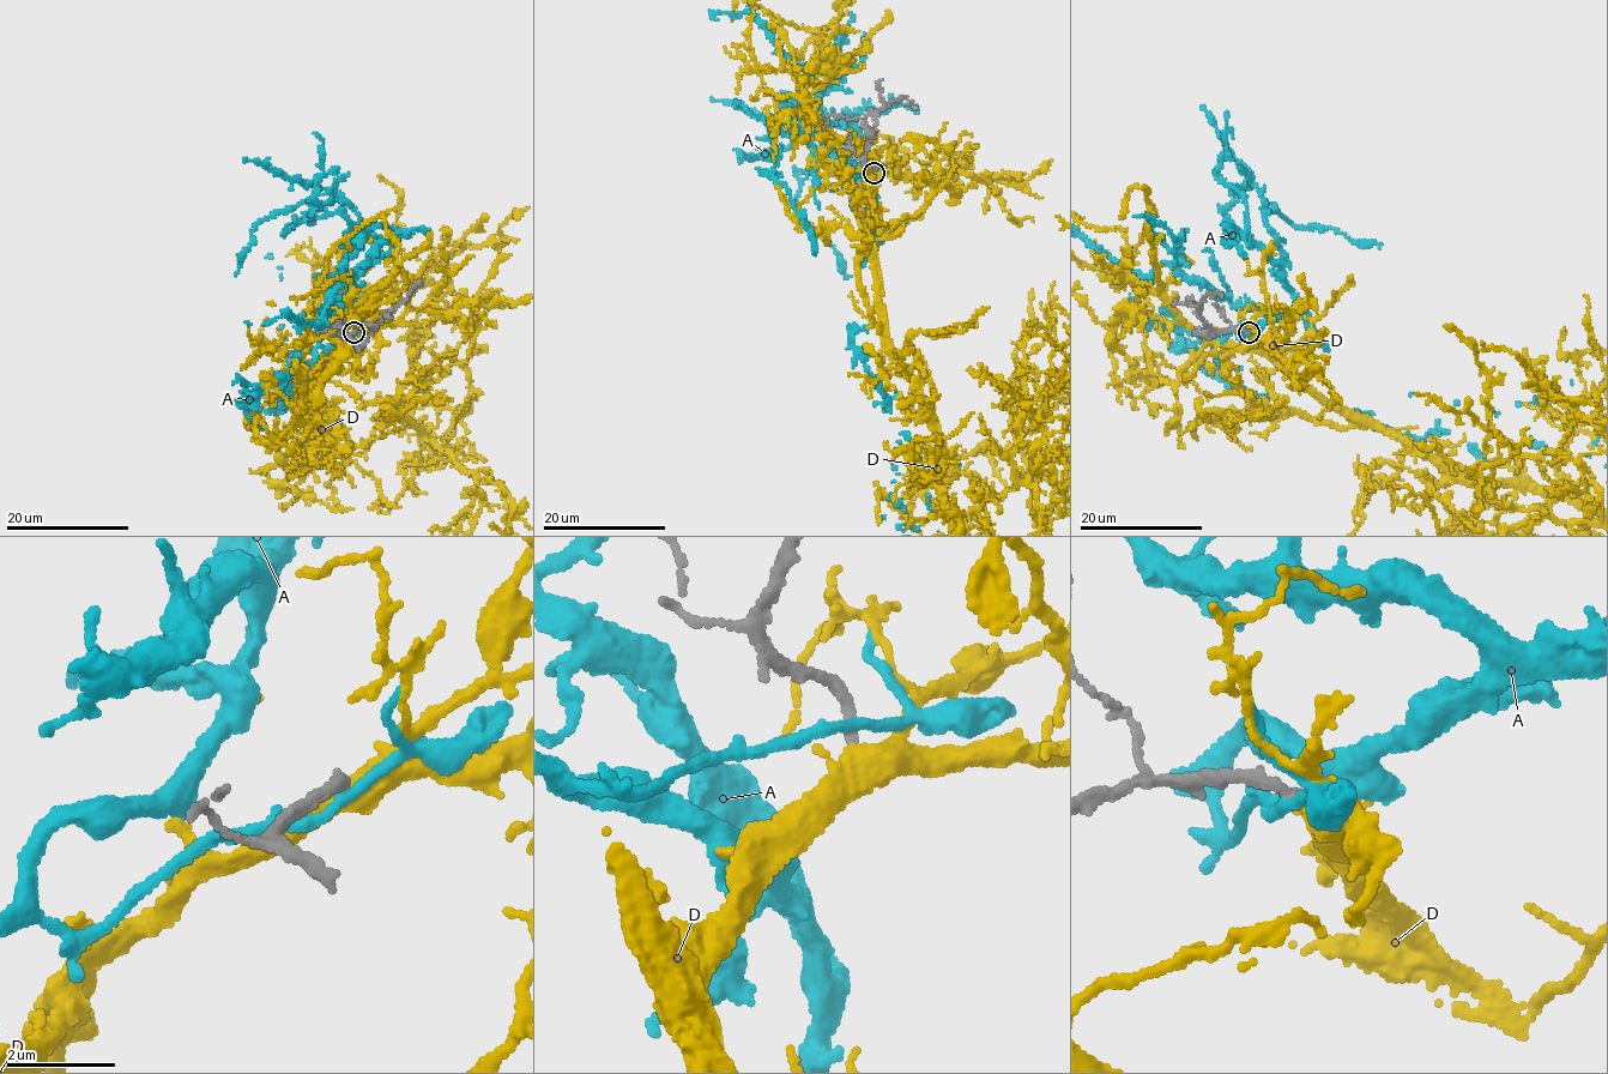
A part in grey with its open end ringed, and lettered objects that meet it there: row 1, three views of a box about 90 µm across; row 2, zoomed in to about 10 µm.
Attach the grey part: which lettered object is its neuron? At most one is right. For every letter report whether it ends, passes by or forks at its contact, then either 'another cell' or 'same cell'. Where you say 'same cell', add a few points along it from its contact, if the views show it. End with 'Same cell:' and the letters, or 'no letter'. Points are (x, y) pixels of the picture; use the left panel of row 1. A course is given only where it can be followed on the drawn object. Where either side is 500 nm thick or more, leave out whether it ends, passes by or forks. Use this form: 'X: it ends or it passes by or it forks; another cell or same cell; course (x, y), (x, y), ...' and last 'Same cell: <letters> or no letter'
A: it passes by; another cell
D: it passes by; same cell
Same cell: D

